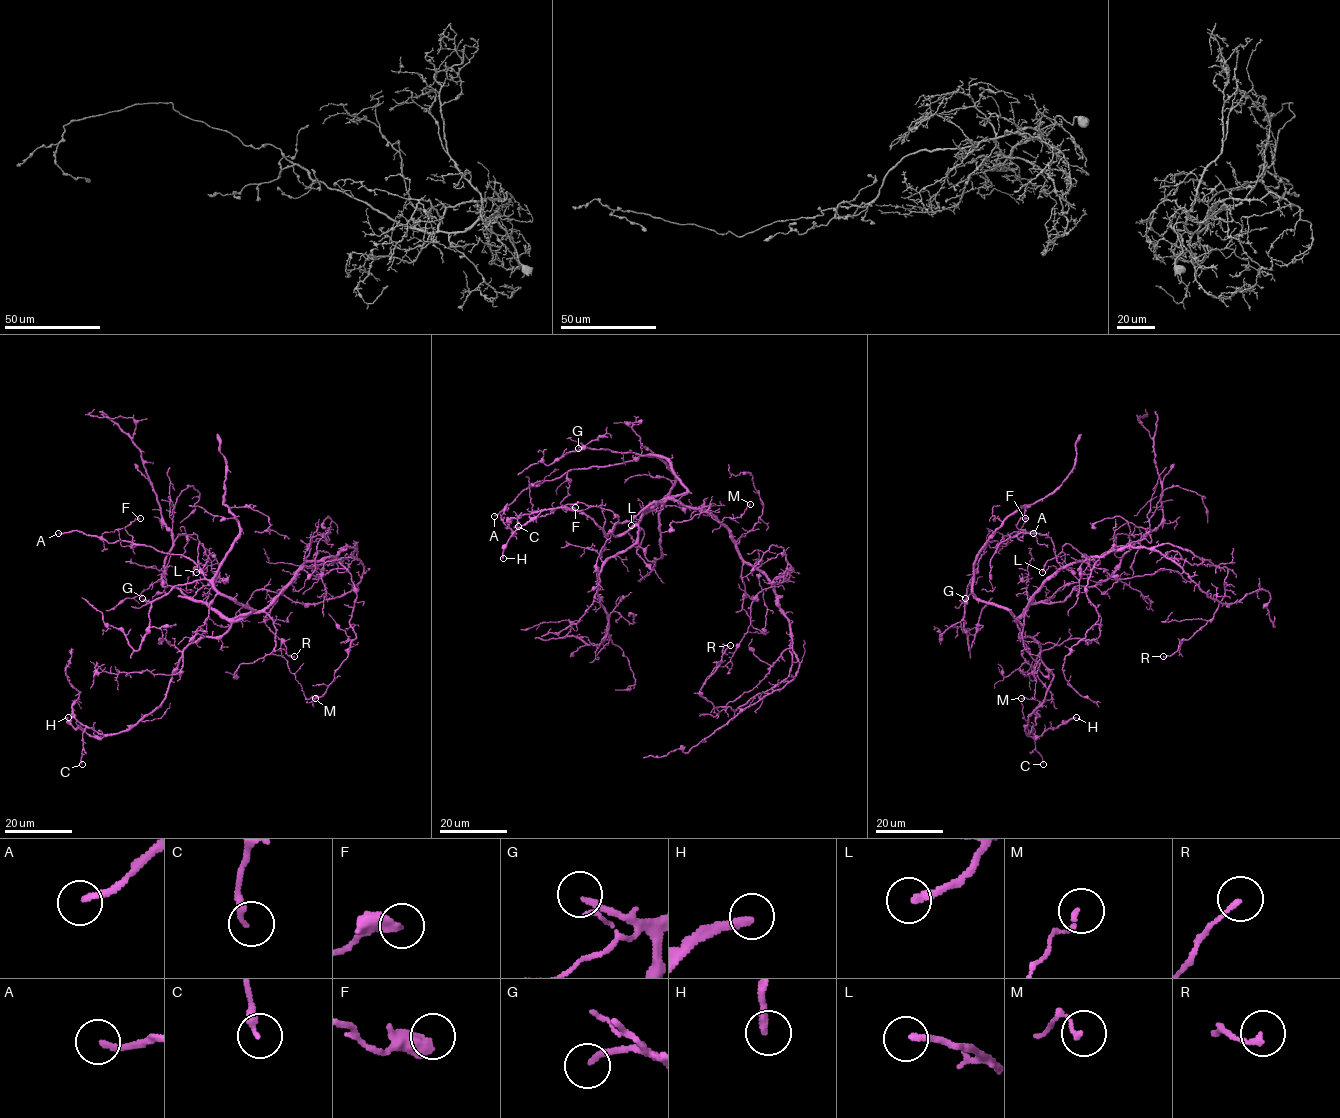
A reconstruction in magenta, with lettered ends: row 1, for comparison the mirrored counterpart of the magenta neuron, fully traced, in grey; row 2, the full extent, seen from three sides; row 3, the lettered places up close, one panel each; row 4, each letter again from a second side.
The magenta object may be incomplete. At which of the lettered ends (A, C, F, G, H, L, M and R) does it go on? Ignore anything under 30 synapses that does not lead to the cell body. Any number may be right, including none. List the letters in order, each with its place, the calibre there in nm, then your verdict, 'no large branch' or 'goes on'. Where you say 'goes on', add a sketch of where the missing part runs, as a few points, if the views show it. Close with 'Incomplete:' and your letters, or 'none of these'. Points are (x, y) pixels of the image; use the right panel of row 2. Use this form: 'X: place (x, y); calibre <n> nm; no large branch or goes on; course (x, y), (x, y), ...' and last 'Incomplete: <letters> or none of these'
A: place (1033, 533); calibre 170 nm; goes on; course (1033, 533), (1064, 533), (1098, 521), (1125, 501), (1160, 494), (1183, 478), (1192, 452), (1171, 439)
C: place (1043, 764); calibre 240 nm; no large branch
F: place (1025, 518); calibre 500 nm; no large branch
G: place (965, 598); calibre 190 nm; goes on; course (965, 598), (977, 590), (971, 566), (965, 559), (963, 540), (981, 525), (1001, 526)
H: place (1076, 717); calibre 280 nm; goes on; course (1076, 717), (1108, 709), (1149, 681), (1149, 691)
L: place (1042, 572); calibre 240 nm; goes on; course (1042, 572), (1037, 577), (1028, 602), (1055, 631), (1060, 644), (1084, 643), (1088, 647)
M: place (1021, 698); calibre 130 nm; no large branch
R: place (1163, 656); calibre 160 nm; no large branch
Incomplete: A, G, H, L

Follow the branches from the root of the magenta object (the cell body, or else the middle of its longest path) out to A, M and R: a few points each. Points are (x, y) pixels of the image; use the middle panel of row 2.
A: (704, 510), (670, 499), (686, 491), (672, 466), (641, 455), (570, 469), (526, 488), (494, 516)
M: (704, 510), (700, 508), (711, 505), (707, 511), (721, 522), (725, 517), (741, 517), (750, 504)
R: (704, 510), (770, 584), (789, 625), (790, 673), (736, 710), (715, 707), (700, 689), (730, 645)

